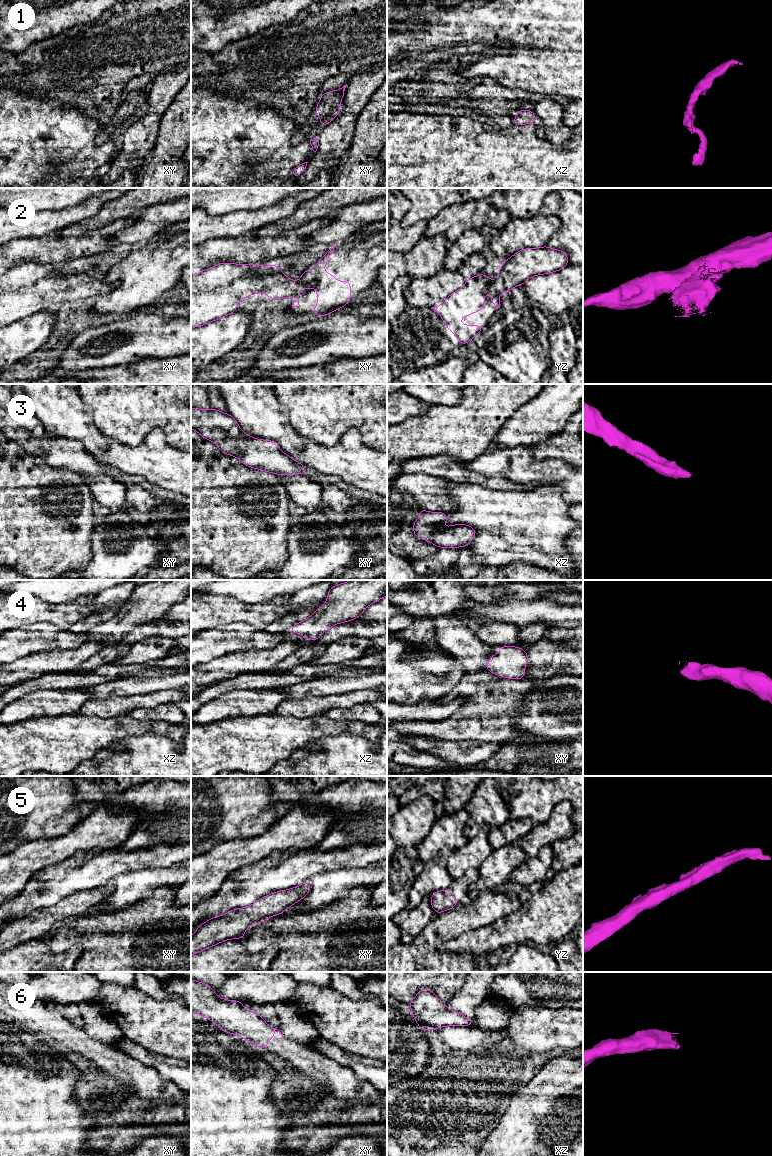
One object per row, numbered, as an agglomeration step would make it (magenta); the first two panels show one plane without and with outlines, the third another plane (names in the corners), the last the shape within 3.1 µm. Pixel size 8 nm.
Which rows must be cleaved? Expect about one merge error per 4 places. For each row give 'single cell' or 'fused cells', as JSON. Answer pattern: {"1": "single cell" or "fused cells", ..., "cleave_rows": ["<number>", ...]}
{"1": "single cell", "2": "fused cells", "3": "single cell", "4": "single cell", "5": "single cell", "6": "single cell", "cleave_rows": ["2"]}

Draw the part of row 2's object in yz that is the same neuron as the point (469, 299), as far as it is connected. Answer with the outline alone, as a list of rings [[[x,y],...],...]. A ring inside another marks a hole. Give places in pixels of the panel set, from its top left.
[[[480,273],[465,281],[464,286],[444,299],[441,306],[431,308],[440,314],[460,345],[466,345],[483,330],[483,325],[462,325],[459,319],[482,310],[485,305],[483,295],[490,292],[492,282],[487,275]]]

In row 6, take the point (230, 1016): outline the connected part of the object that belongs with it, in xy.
[[[191,979],[191,1012],[200,1014],[214,1022],[223,1032],[235,1034],[246,1041],[253,1042],[257,1048],[268,1050],[266,1042],[274,1037],[275,1032],[279,1032],[284,1037],[278,1029],[270,1027],[260,1015],[245,1009],[243,1002],[220,998],[207,983],[193,979]]]

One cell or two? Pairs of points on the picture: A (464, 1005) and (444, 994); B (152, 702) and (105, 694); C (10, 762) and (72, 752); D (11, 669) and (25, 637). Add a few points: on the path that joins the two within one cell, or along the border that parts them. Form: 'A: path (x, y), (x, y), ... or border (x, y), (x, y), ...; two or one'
A: border (465, 982), (445, 1002); two
B: border (141, 693), (116, 696), (110, 699), (97, 699); two
C: path (25, 754), (31, 752), (57, 752); one
D: border (37, 651), (25, 654), (10, 662); two

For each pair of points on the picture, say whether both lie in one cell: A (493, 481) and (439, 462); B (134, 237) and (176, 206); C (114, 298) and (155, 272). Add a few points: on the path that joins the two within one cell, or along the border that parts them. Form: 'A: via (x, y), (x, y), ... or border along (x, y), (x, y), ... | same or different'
A: via (480, 479), (461, 475), (452, 469) | same
B: via (144, 228), (158, 217), (166, 214) | same
C: via (124, 295), (145, 274) | same

